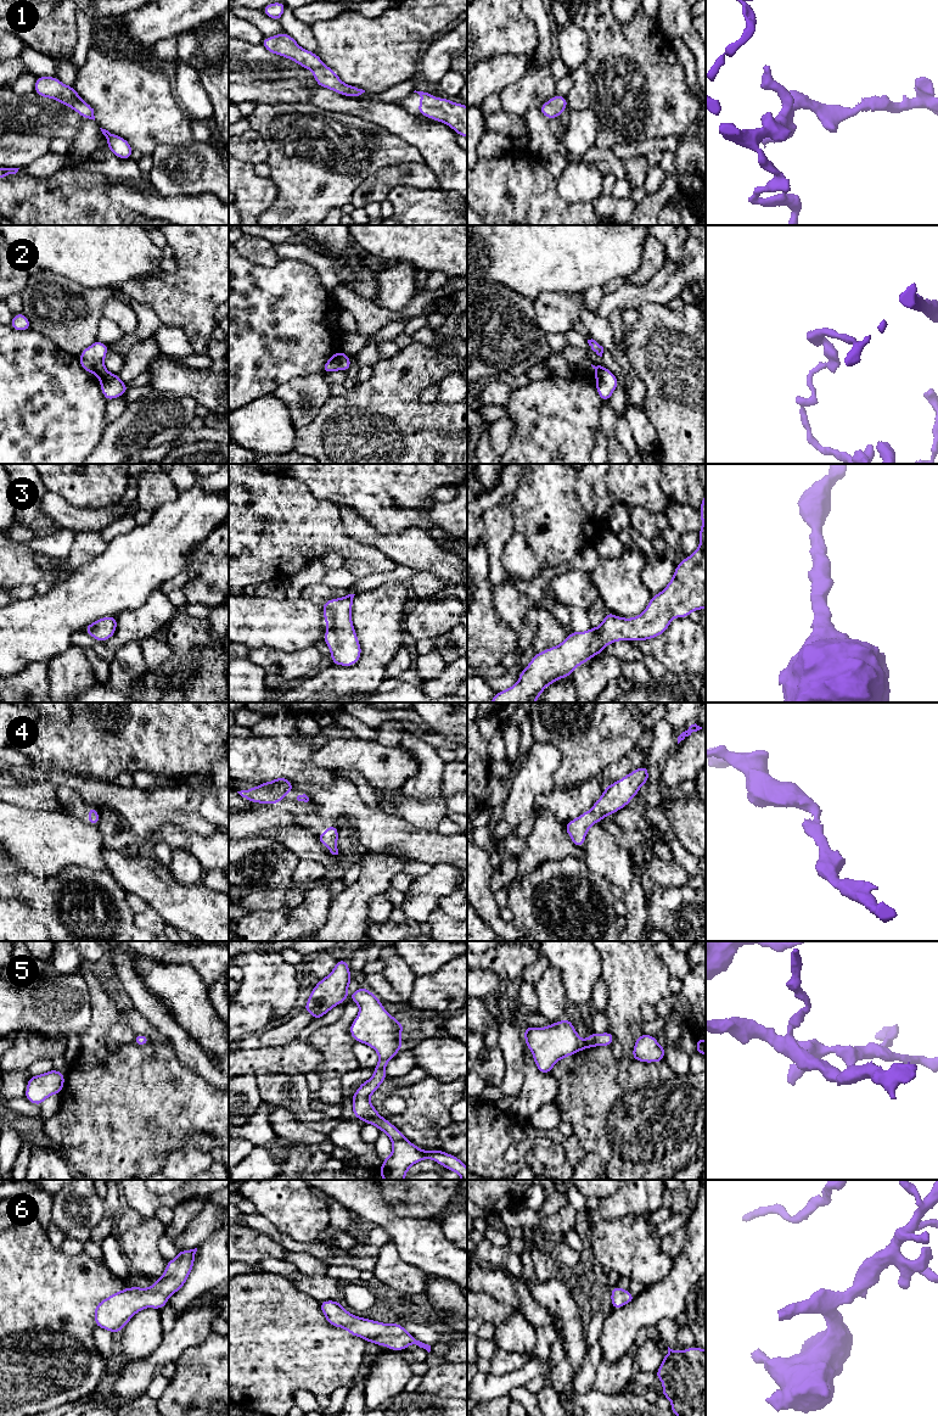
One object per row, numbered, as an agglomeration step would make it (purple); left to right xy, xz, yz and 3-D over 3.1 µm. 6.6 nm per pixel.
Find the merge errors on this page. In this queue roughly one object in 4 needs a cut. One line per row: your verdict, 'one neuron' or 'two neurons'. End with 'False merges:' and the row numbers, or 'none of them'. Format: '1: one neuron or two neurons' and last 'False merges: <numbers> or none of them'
1: one neuron
2: two neurons
3: one neuron
4: one neuron
5: one neuron
6: one neuron
False merges: 2

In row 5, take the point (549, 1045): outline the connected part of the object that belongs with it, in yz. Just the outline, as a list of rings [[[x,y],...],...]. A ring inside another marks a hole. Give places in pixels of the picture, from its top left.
[[[567,1018],[546,1028],[524,1026],[524,1040],[527,1048],[533,1053],[538,1070],[549,1074],[554,1065],[565,1057],[600,1045],[611,1047],[614,1036],[610,1031],[591,1032],[586,1040],[582,1040]]]

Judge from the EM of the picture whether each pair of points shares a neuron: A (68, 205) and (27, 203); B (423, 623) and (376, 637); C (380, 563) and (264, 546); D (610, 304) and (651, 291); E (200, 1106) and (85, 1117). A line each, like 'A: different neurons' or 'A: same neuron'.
A: same neuron
B: different neurons
C: same neuron
D: same neuron
E: same neuron

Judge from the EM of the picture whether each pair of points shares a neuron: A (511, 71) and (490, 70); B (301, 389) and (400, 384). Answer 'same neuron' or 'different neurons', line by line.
A: same neuron
B: different neurons

